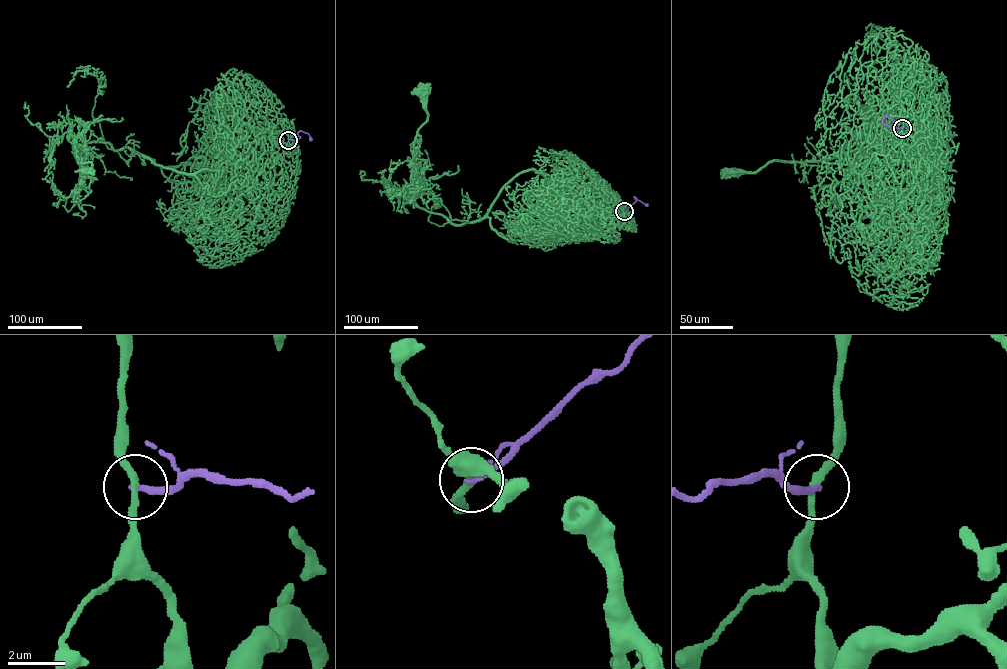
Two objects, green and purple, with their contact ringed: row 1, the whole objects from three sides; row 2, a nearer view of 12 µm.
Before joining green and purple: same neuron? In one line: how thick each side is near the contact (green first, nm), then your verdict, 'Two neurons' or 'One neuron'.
Thickness 260 nm (green) against 240 nm. Two neurons

